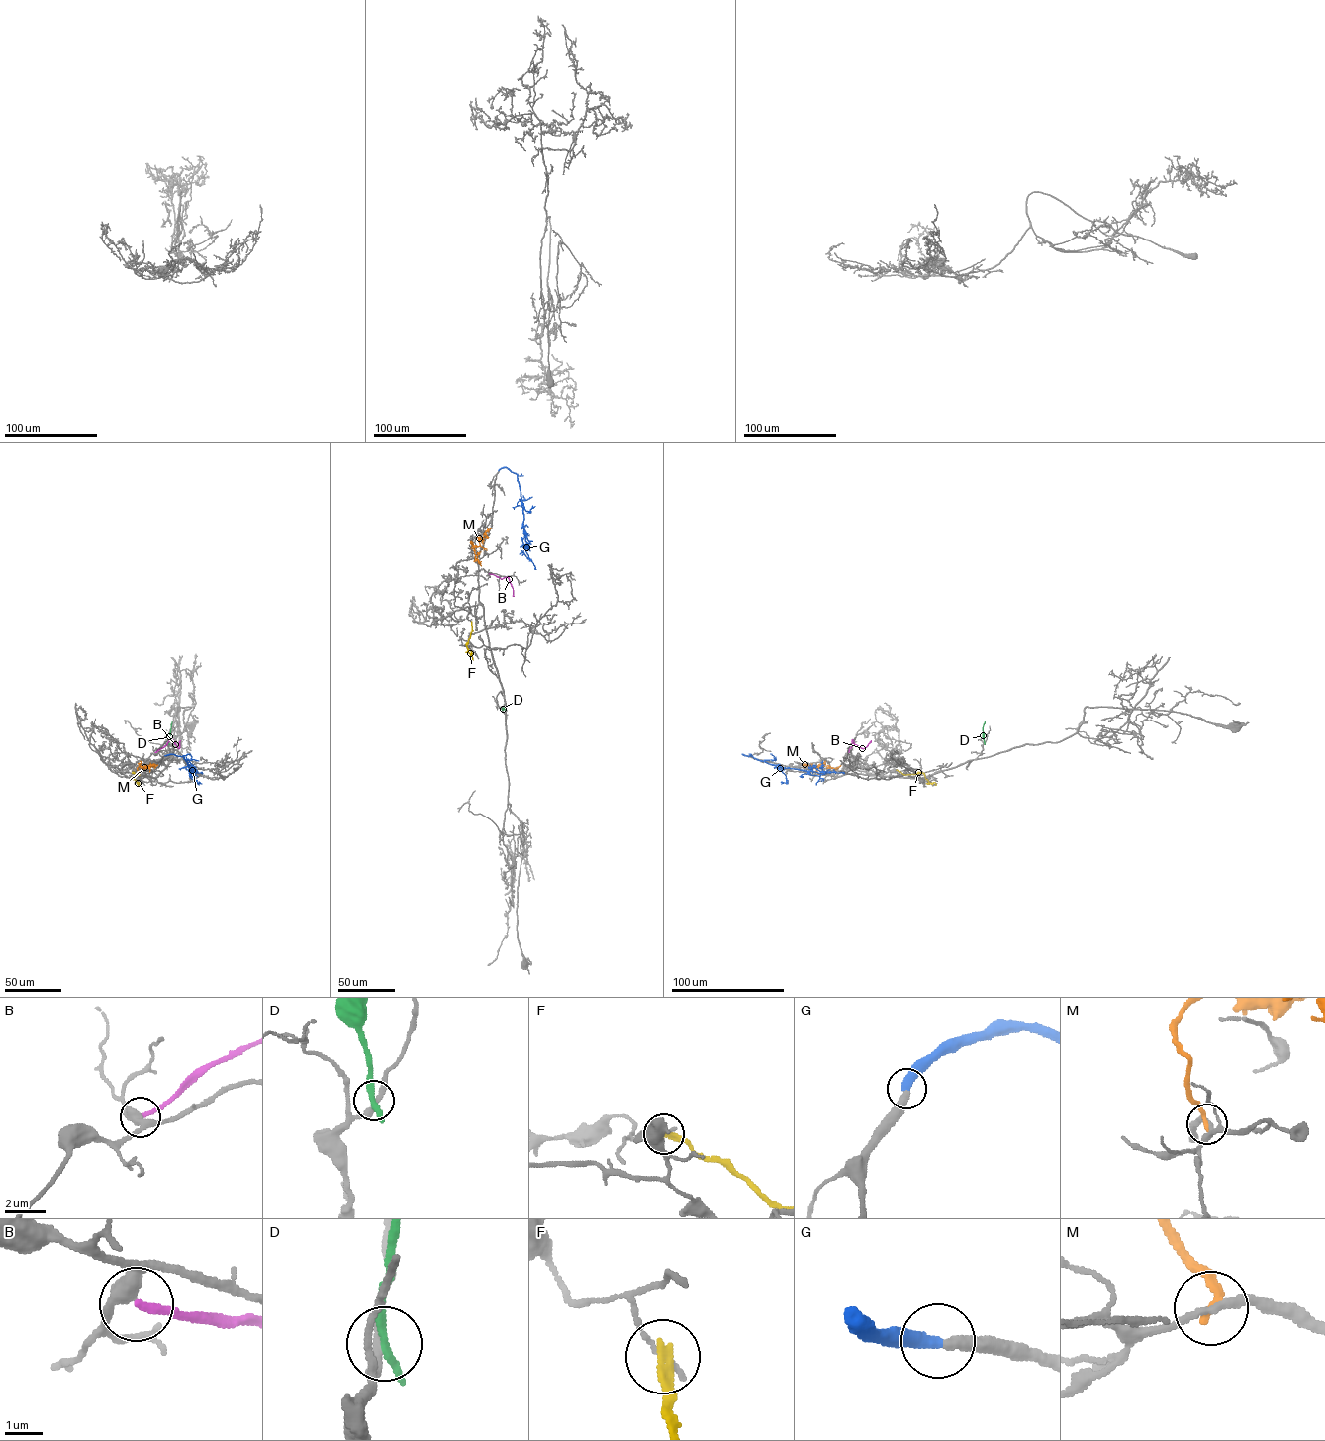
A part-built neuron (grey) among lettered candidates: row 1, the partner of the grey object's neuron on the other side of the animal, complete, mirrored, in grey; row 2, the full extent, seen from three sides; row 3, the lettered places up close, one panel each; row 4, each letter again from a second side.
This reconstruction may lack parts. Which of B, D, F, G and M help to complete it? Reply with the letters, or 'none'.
G

